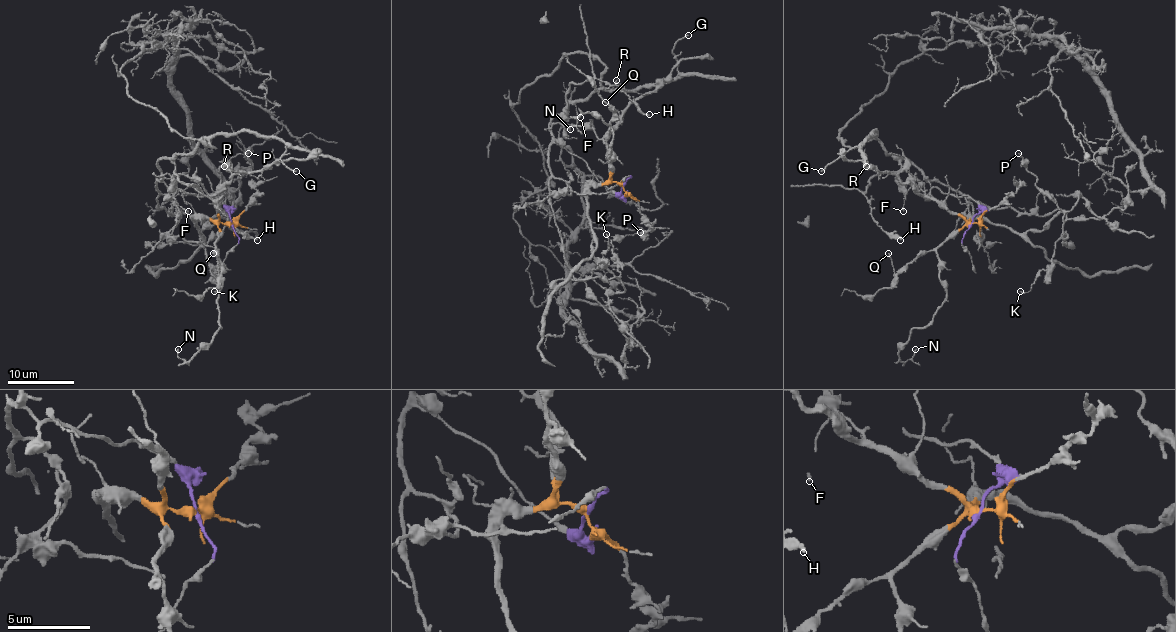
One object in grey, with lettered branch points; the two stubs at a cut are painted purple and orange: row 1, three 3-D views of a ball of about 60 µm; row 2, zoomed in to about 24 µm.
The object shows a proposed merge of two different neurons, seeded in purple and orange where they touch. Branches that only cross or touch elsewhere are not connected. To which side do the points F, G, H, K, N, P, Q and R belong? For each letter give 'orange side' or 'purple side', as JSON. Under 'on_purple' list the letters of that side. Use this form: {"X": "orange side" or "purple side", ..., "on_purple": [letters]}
{"F": "purple side", "G": "purple side", "H": "purple side", "K": "purple side", "N": "orange side", "P": "orange side", "Q": "orange side", "R": "orange side", "on_purple": ["F", "G", "H", "K"]}

